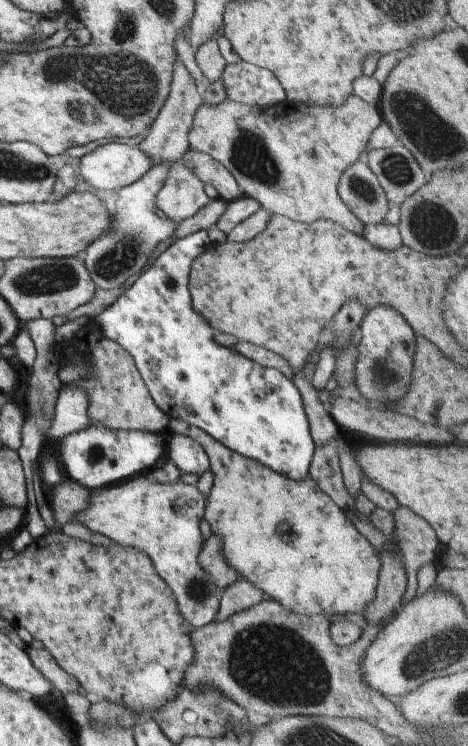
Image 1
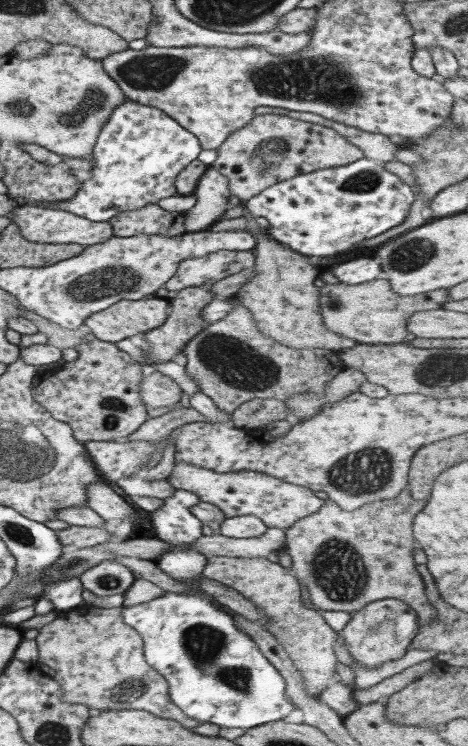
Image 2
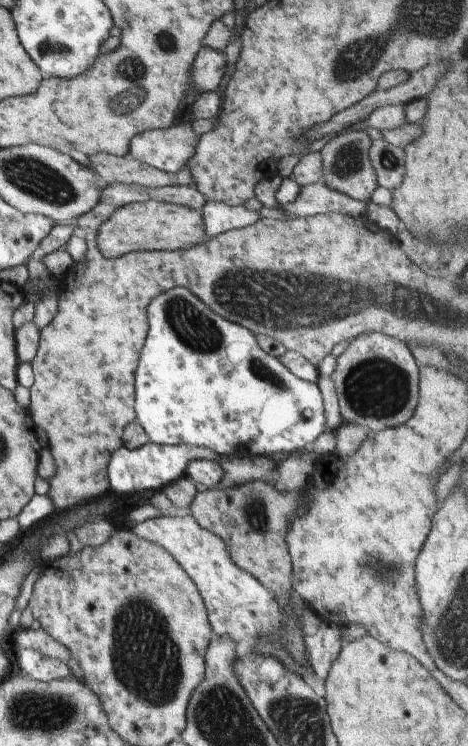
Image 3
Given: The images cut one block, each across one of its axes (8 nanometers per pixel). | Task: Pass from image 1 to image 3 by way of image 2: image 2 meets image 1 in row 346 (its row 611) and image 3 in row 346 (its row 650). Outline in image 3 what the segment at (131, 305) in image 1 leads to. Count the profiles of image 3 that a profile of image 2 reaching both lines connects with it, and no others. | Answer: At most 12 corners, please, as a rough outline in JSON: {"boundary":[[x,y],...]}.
{"boundary":[[192,291],[151,300],[135,372],[150,443],[292,454],[317,383]]}

